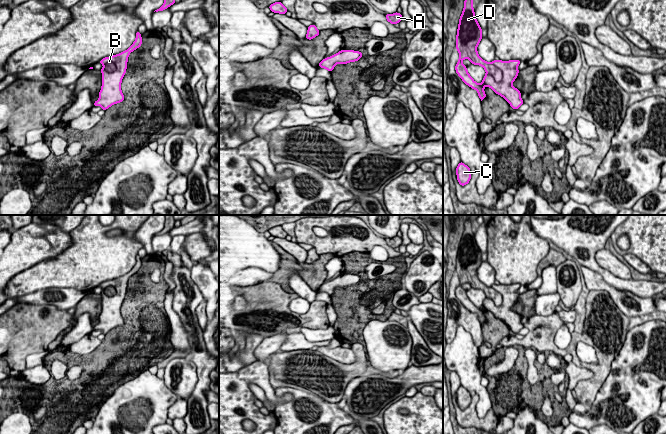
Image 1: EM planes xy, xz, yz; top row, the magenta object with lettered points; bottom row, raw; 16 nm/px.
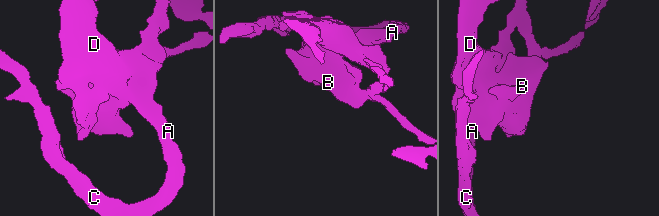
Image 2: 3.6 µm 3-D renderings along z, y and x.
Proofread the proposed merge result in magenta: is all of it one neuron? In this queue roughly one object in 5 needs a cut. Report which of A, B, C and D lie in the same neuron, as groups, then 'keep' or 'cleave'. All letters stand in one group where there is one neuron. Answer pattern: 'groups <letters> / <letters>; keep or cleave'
groups A B C D; keep

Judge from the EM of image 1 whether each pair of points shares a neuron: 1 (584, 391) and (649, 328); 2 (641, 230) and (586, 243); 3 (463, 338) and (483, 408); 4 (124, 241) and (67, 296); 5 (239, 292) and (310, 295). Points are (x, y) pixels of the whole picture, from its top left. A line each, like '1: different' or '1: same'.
1: different
2: different
3: same
4: different
5: different

